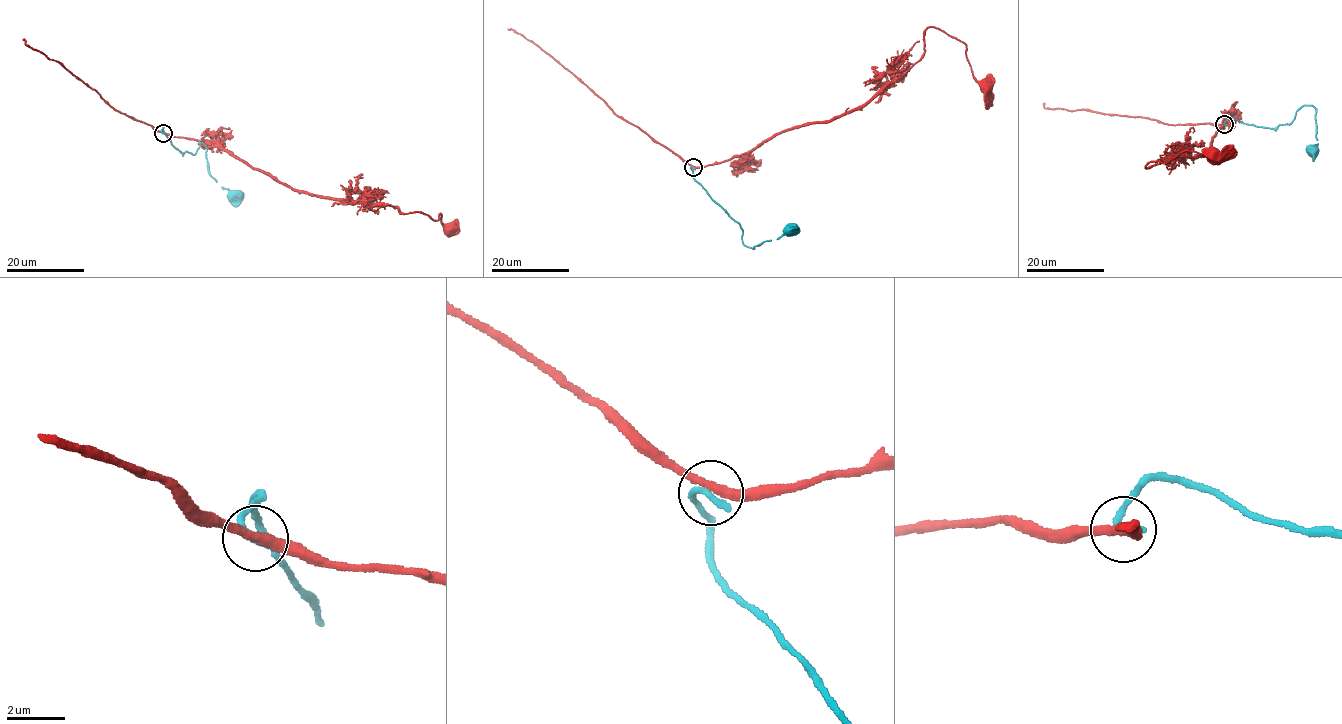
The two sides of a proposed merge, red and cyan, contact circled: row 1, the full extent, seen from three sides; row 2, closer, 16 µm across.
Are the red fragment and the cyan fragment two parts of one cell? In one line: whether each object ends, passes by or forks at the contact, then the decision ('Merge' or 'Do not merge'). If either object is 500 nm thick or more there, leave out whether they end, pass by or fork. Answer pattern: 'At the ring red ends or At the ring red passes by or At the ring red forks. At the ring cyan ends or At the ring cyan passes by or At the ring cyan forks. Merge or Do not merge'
At the ring red passes by. At the ring cyan ends. Do not merge

